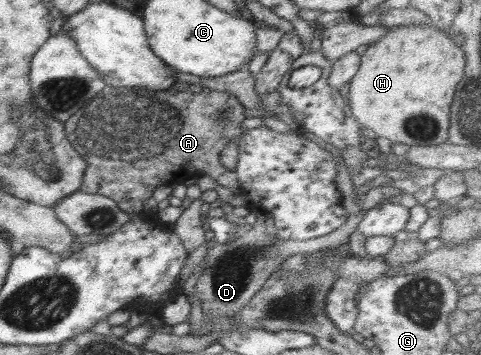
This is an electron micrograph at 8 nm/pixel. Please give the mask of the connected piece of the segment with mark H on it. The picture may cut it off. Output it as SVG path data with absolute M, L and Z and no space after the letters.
M430 23L421 24L409 24L409 25L399 25L387 28L385 35L375 41L375 43L369 44L366 52L360 56L360 66L357 73L351 79L351 84L349 85L349 95L348 101L350 102L350 108L353 117L358 121L365 131L370 132L375 137L385 137L389 139L392 143L405 143L409 146L414 145L433 145L445 143L449 139L449 109L451 109L451 101L453 101L453 95L455 95L455 89L457 89L457 83L461 81L463 77L463 71L465 71L465 54L464 51L457 45L453 43L453 39L447 35L446 29L437 29Z

